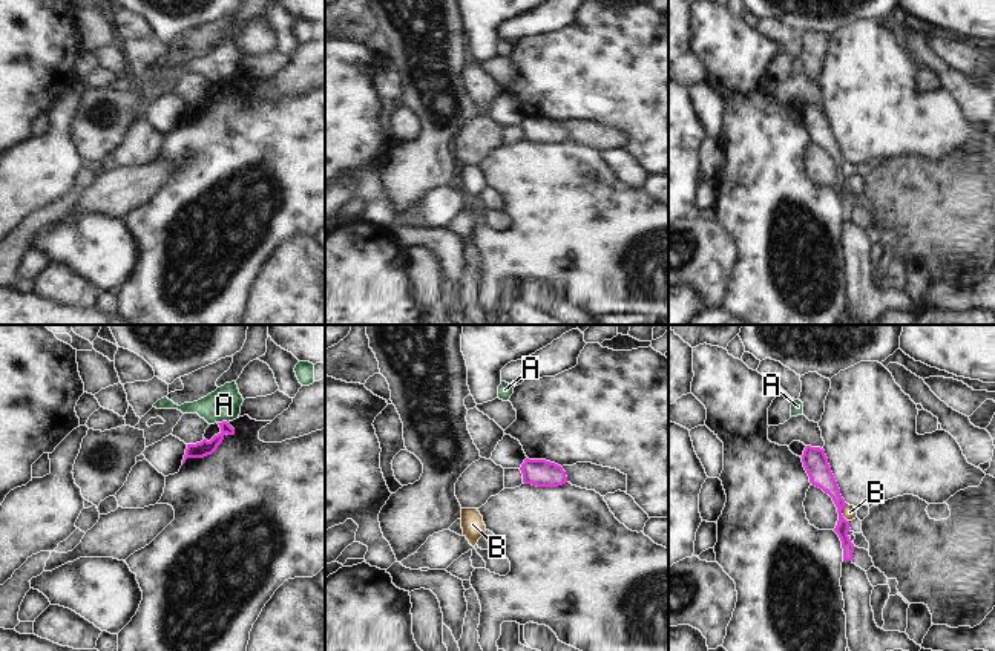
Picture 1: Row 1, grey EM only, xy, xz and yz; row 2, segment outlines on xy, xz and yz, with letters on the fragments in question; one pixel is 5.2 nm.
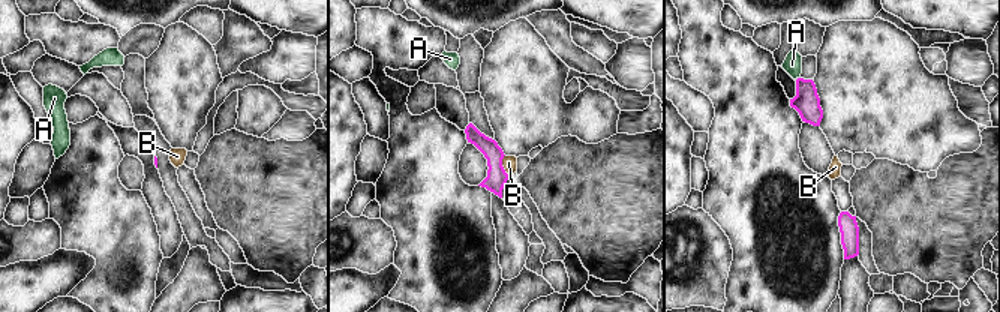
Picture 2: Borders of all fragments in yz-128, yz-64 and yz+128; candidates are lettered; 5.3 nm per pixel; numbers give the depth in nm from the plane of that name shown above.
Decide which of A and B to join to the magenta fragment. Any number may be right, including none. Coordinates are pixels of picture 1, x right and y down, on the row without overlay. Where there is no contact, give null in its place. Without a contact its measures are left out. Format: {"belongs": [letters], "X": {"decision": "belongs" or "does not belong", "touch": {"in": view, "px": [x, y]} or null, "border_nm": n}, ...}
{"belongs": [], "A": {"decision": "does not belong", "touch": {"in": "xy", "px": [223, 78]}, "border_nm": 70}, "B": {"decision": "does not belong", "touch": {"in": "yz", "px": [840, 170]}, "border_nm": 100}}

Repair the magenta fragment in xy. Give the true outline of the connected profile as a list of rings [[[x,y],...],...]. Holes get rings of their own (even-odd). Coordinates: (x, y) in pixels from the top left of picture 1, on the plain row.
[[[222,78],[218,80],[221,84],[221,89],[215,92],[210,98],[205,95],[201,100],[196,101],[187,101],[186,112],[182,116],[182,121],[186,119],[187,115],[204,115],[207,112],[212,112],[218,103],[222,100],[224,92],[235,92],[235,86],[230,83],[230,78]]]

